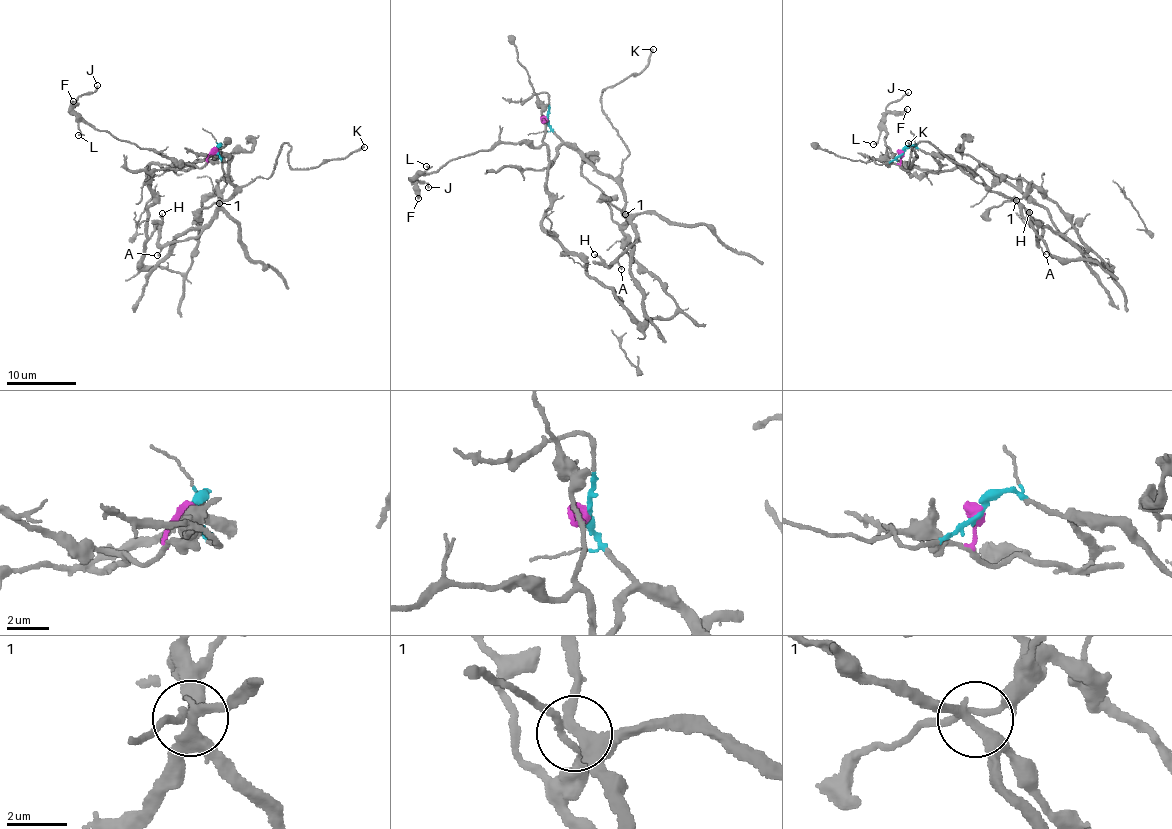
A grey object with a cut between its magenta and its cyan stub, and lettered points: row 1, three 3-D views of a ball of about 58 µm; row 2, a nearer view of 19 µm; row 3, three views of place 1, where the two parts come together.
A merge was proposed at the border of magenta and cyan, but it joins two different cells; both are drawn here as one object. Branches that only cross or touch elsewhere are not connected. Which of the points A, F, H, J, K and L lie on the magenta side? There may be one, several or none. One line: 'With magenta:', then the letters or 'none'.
With magenta: F, J, L

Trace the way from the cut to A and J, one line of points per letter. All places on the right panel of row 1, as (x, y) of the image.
A: (902, 153), (917, 146), (943, 154), (971, 178), (1016, 199), (1035, 222), (1035, 239), (1046, 254)
J: (902, 153), (903, 169), (911, 171), (917, 166), (904, 165), (884, 145), (885, 112), (888, 104), (908, 92)

